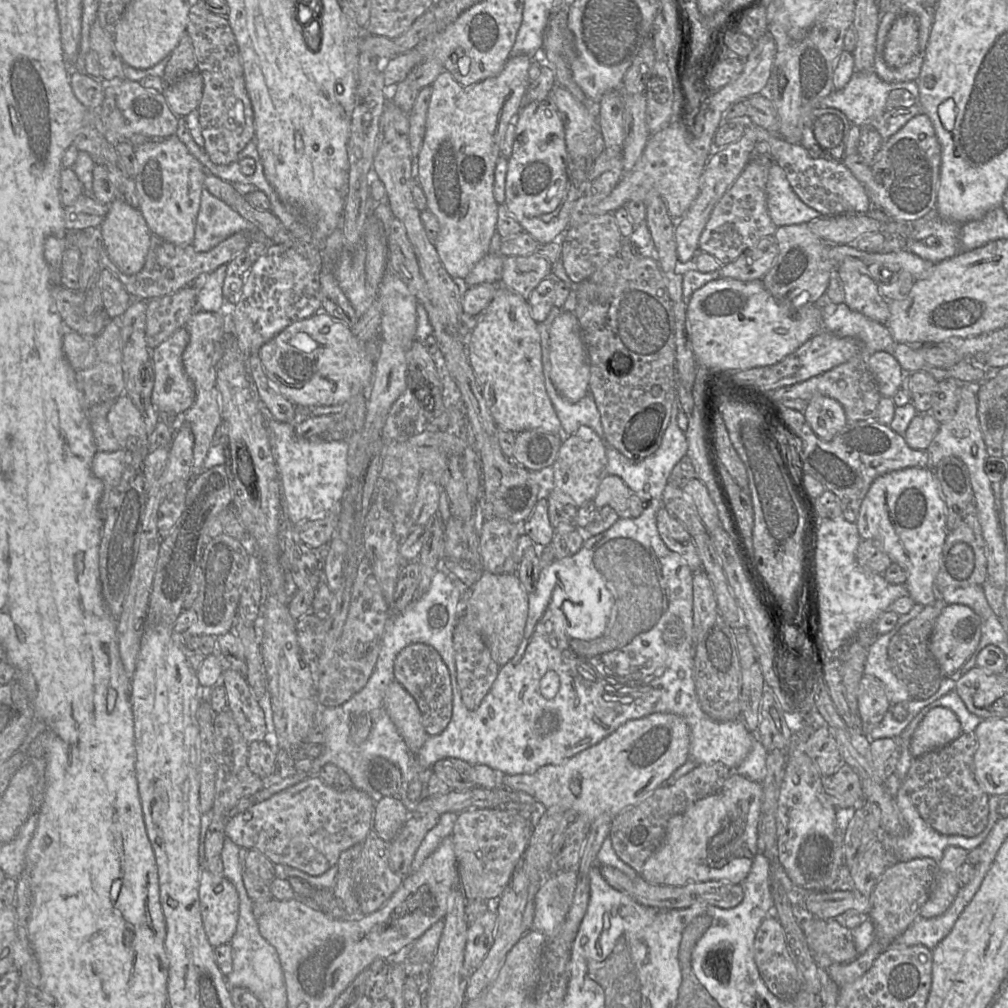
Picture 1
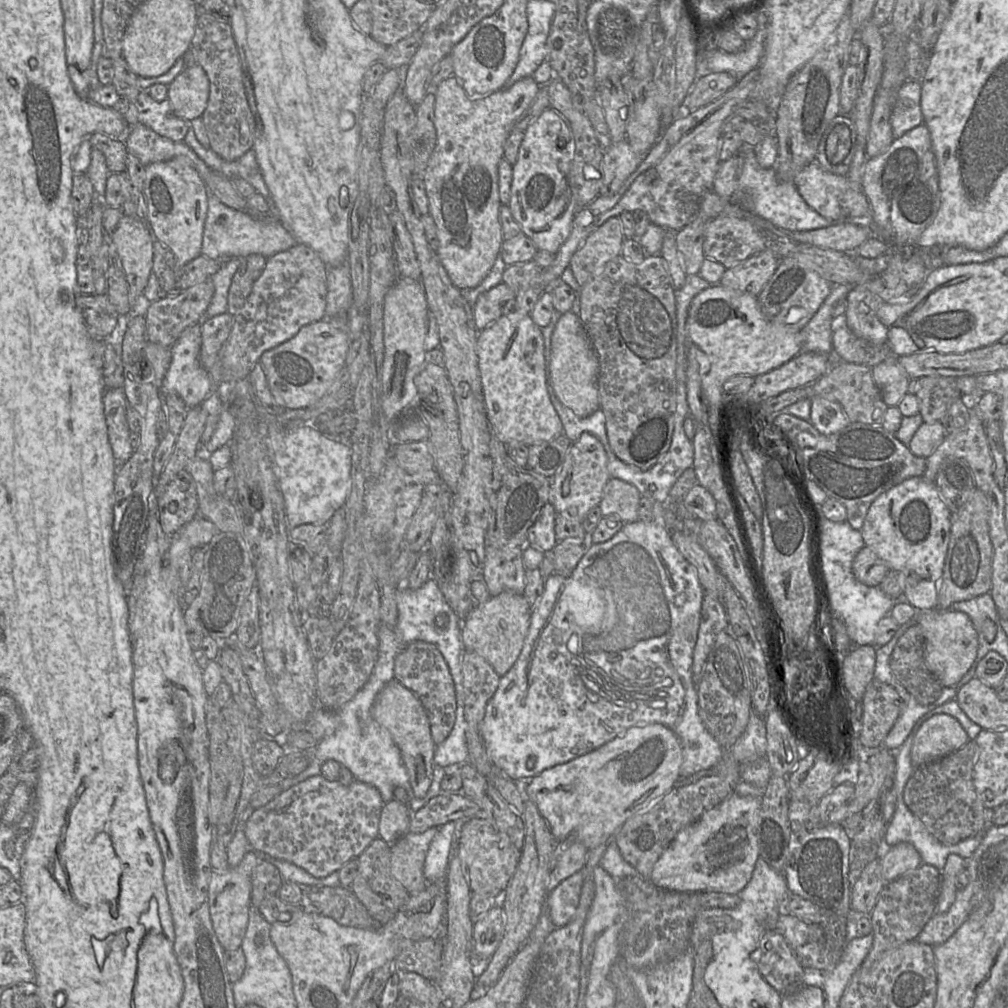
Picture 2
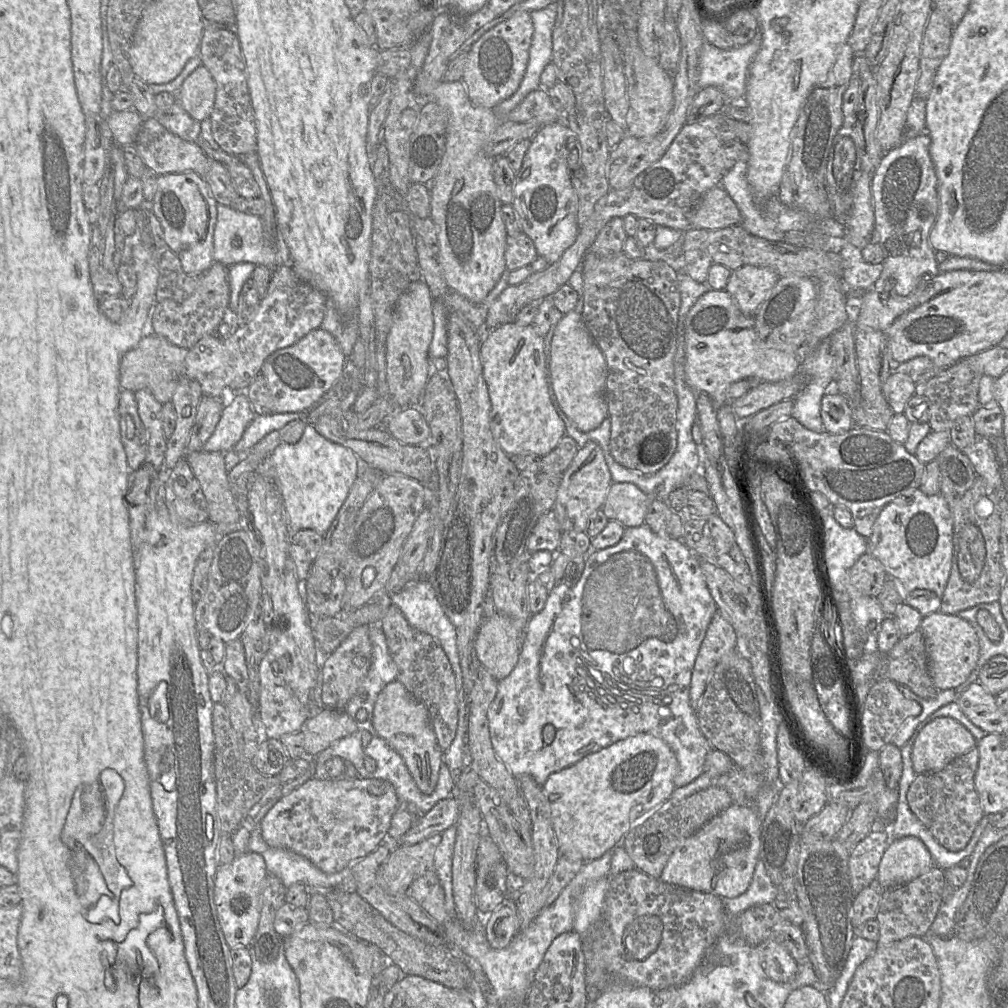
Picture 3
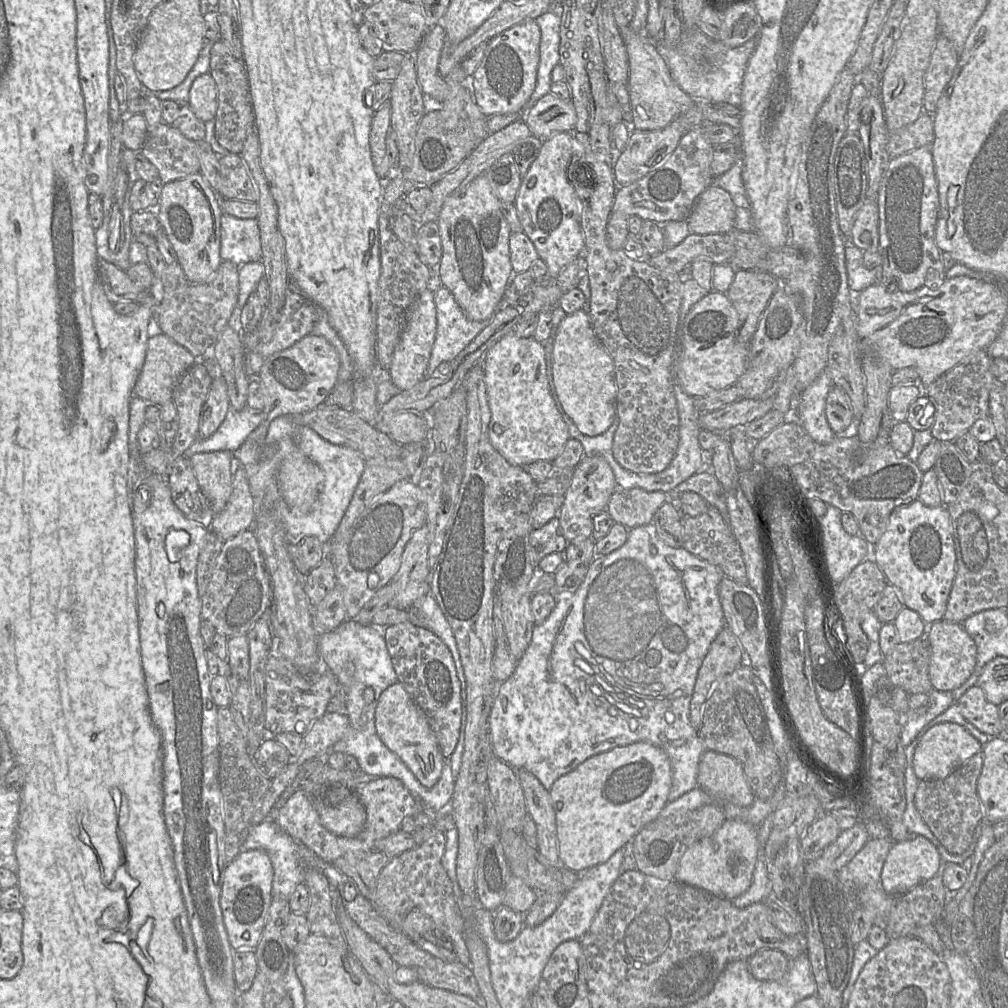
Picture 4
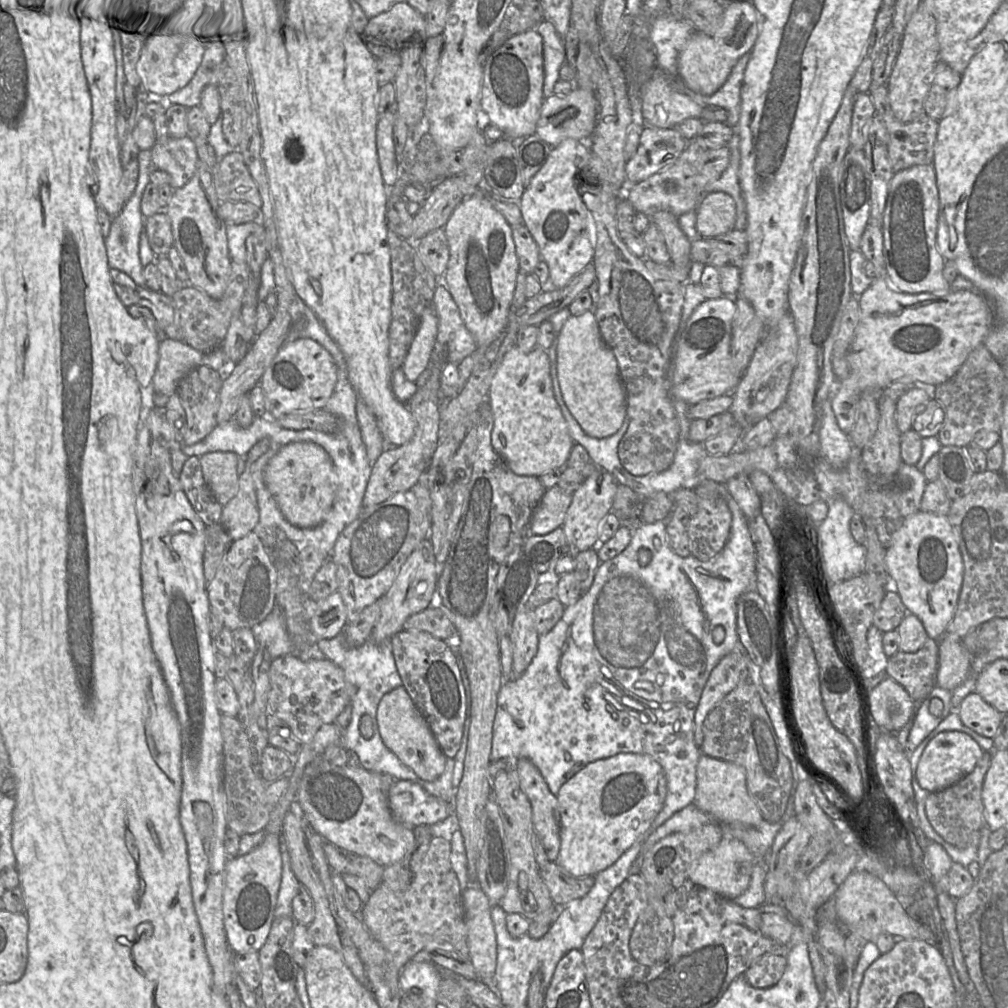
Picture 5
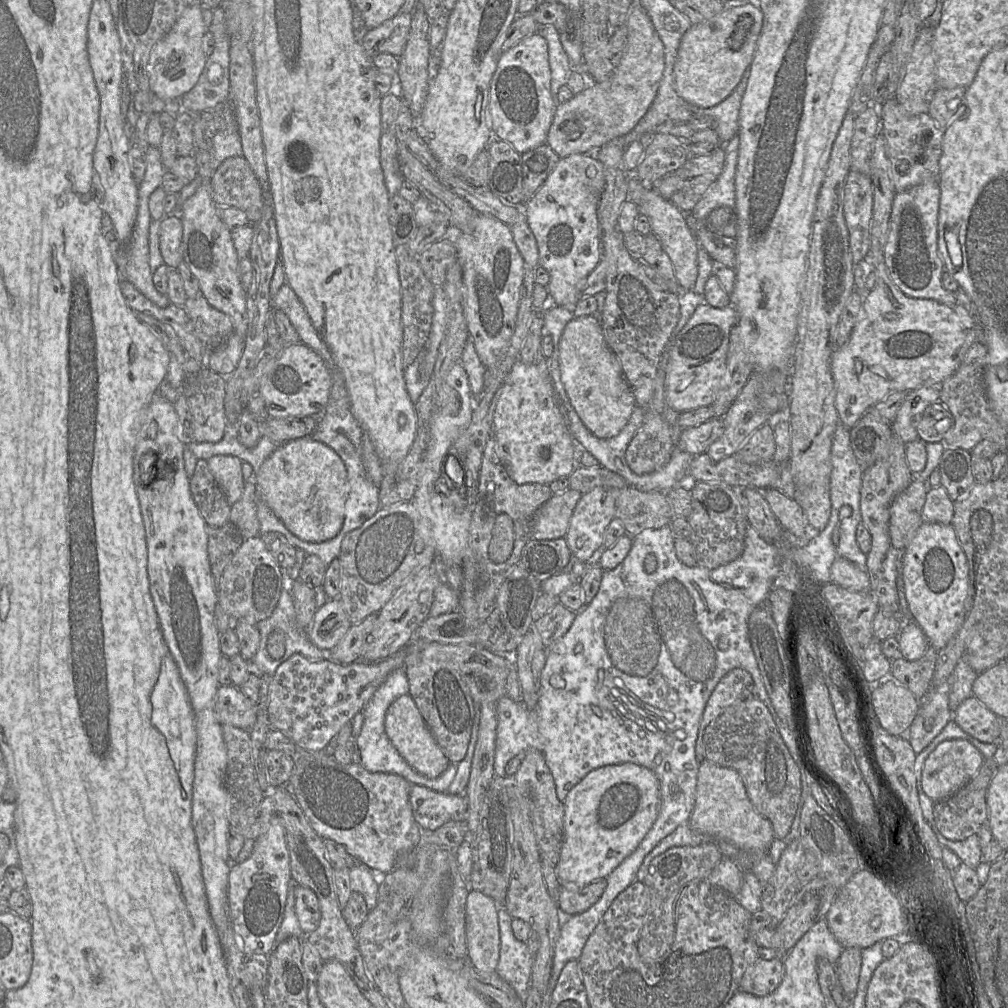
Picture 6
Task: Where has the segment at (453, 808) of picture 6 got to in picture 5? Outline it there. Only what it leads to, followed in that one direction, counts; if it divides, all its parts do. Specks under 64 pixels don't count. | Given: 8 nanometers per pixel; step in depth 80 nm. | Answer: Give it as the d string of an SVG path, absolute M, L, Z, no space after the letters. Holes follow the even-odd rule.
M395 780L388 791L388 805L394 819L409 828L445 820L453 813L452 803L407 780Z

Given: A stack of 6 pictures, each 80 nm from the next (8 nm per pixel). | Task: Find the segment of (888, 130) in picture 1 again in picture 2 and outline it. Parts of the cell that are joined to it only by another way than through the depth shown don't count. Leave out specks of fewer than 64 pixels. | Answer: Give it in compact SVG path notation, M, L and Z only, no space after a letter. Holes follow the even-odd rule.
M907 81L899 88L890 123L895 139L923 123L919 81Z

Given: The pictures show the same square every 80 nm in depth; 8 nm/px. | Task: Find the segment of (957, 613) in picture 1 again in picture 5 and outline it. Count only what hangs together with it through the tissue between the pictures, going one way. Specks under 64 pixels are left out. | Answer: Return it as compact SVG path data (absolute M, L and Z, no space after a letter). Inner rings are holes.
M943 635L938 641L935 684L952 692L968 677L971 658L970 652L956 635Z

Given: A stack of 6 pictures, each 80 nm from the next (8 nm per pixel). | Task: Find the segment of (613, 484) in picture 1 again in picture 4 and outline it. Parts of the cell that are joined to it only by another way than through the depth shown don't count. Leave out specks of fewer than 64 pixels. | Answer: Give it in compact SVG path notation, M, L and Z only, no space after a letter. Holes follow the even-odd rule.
M616 488L611 494L606 511L613 521L628 529L652 522L656 511L667 501L667 494L647 492L641 488Z

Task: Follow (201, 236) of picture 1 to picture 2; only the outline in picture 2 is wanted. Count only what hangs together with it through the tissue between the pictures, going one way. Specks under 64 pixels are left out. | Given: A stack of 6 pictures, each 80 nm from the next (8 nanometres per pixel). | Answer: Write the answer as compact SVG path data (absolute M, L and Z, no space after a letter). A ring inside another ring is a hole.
M213 194L208 196L208 212L204 224L201 253L208 258L247 257L260 254L266 259L294 246L296 240L277 219L255 217L247 211L238 211L223 204Z

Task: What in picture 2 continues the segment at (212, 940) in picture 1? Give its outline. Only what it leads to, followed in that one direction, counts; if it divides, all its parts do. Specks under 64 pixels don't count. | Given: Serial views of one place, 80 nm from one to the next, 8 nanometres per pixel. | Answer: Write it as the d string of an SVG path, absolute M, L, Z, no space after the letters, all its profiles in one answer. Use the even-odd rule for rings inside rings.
M256 851L247 852L240 863L226 870L212 870L208 884L209 913L215 934L225 950L240 948L251 906L251 875L259 862Z

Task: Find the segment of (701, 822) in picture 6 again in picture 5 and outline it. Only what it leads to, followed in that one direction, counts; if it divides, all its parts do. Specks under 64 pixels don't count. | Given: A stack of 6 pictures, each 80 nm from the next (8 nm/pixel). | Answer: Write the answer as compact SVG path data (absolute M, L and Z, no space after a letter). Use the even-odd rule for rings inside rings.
M701 754L696 777L697 787L693 803L719 824L741 823L747 826L758 826L764 821L758 806L748 793L746 774L742 766Z

